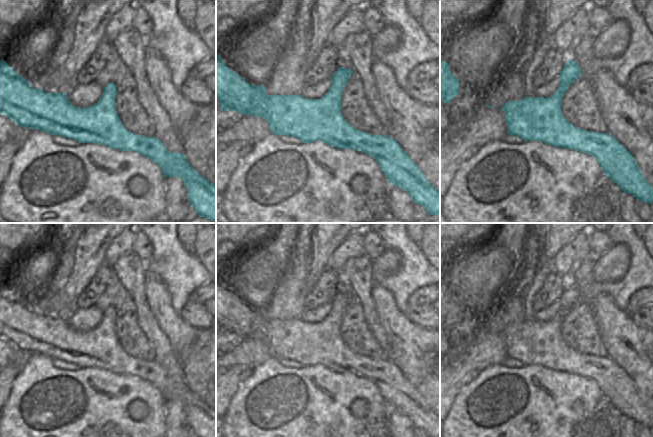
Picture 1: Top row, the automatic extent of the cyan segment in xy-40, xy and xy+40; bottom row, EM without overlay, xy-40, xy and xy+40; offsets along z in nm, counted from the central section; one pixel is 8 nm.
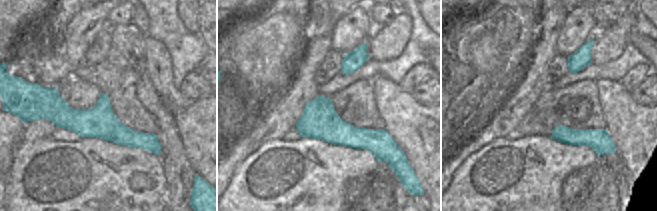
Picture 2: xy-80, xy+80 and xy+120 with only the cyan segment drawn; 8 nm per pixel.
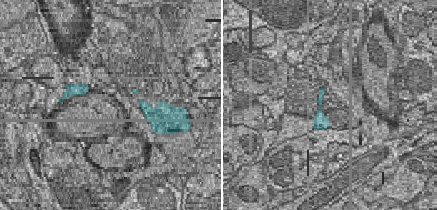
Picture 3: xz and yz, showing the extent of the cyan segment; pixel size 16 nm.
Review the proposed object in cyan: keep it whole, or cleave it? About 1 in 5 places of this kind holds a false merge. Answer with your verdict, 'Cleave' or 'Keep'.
Keep.

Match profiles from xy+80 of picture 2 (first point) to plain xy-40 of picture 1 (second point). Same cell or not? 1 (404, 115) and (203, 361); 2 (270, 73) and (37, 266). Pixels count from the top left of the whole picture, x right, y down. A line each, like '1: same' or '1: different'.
1: different
2: same

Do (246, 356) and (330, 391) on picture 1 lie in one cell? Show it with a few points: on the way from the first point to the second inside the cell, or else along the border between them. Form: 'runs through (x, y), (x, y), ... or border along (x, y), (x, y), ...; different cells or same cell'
border along (271, 357), (265, 360), (246, 379); different cells

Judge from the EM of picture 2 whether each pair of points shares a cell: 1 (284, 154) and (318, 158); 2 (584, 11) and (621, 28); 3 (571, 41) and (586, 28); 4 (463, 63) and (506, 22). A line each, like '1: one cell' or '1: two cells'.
1: one cell
2: two cells
3: one cell
4: one cell

